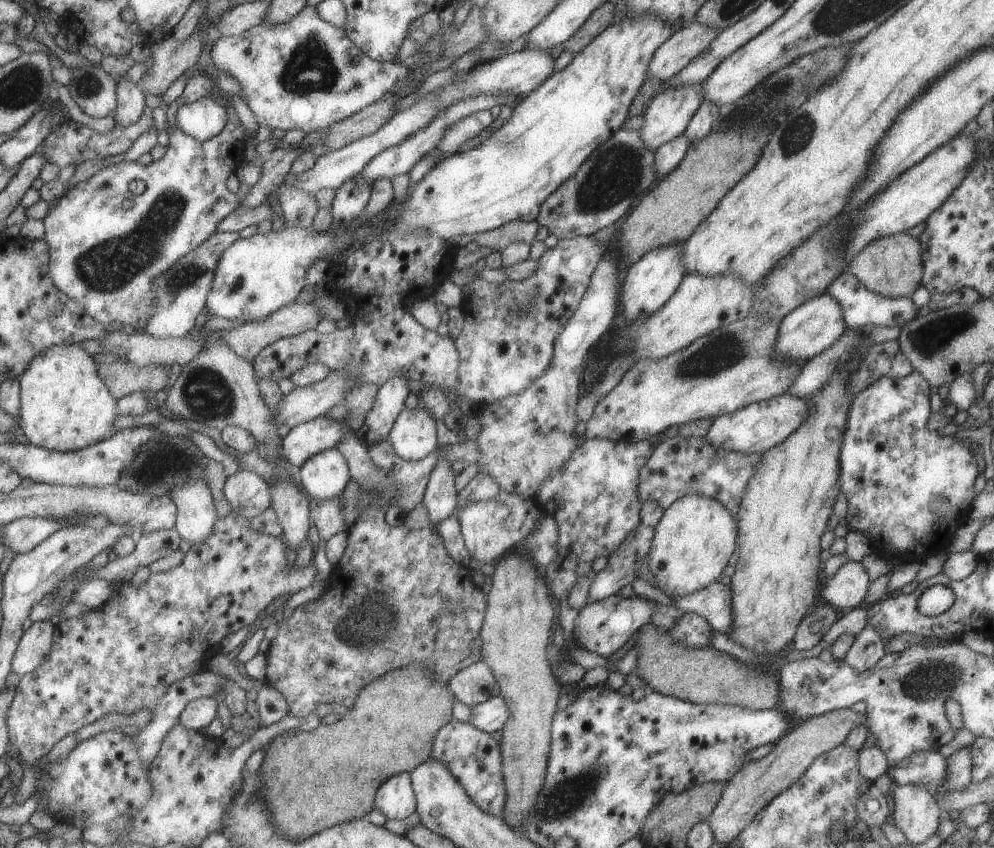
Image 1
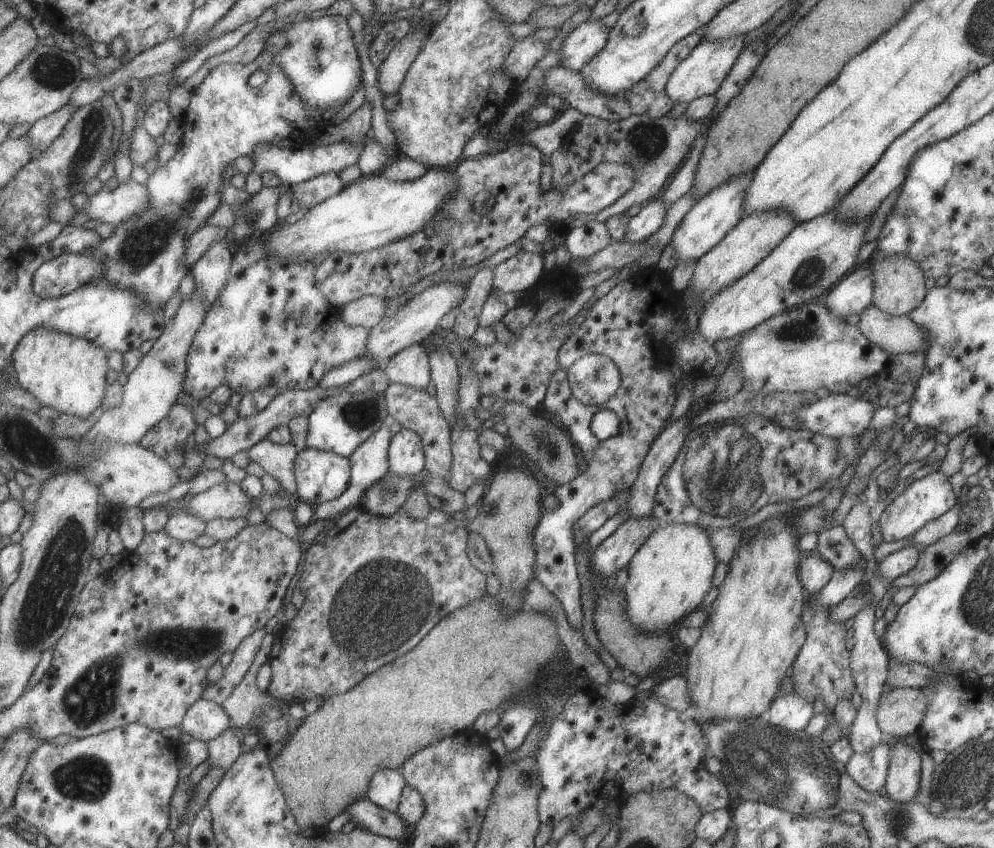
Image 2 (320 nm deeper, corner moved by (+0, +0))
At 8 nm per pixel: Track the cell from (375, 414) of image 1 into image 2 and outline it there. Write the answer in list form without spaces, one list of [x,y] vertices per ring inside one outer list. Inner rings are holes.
[[[389,422],[386,426],[379,428],[375,434],[367,436],[362,444],[359,444],[351,455],[348,457],[350,465],[350,478],[349,484],[345,492],[338,498],[329,502],[324,502],[313,507],[313,520],[335,520],[336,517],[347,511],[348,509],[354,508],[359,505],[365,488],[369,488],[371,484],[379,482],[383,476],[387,473],[387,452],[389,442],[391,440],[391,434],[388,428]]]

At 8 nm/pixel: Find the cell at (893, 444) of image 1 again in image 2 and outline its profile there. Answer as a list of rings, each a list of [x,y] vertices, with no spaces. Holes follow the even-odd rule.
[[[932,471],[921,475],[920,479],[908,480],[904,490],[887,503],[882,517],[878,520],[883,541],[890,543],[911,537],[925,522],[942,516],[956,502],[957,498],[952,492],[949,477],[941,472]]]

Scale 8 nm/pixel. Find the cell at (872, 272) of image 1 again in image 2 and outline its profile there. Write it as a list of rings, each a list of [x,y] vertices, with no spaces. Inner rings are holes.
[[[885,256],[874,260],[869,267],[873,272],[871,305],[892,316],[907,315],[919,306],[926,294],[924,277],[919,266],[909,256]]]

